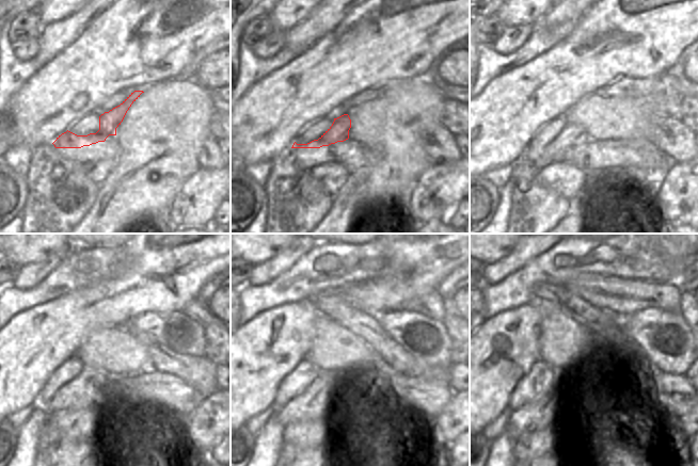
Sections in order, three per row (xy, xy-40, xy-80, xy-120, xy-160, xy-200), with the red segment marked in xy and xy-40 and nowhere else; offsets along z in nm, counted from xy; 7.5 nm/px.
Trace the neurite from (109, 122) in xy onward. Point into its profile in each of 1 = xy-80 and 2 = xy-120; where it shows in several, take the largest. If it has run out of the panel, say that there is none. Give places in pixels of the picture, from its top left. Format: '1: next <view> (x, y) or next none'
1: next xy-80 (573, 135)
2: next xy-120 (84, 391)

